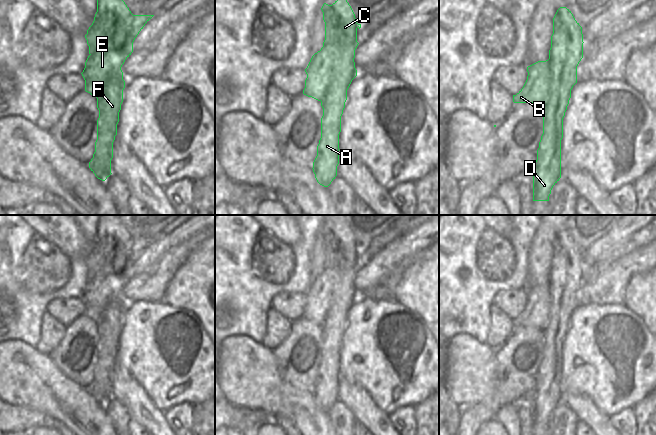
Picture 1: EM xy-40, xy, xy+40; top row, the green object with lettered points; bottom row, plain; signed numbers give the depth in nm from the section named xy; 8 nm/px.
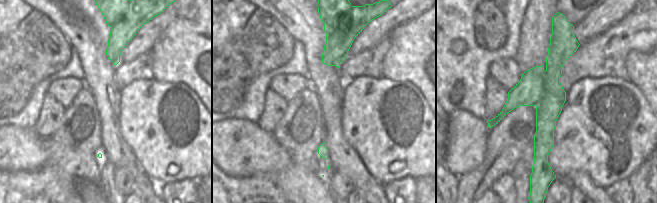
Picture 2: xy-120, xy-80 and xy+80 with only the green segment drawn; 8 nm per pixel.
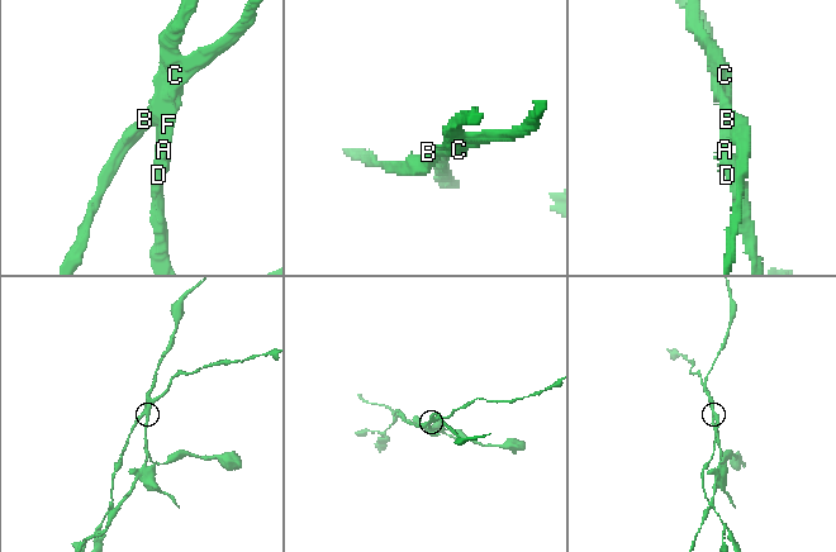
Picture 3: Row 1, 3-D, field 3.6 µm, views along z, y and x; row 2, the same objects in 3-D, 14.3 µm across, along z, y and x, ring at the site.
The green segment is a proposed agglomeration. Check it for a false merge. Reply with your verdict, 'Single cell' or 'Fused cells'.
Fused cells

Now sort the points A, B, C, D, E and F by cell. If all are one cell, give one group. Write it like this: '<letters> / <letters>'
A C D F / B E

